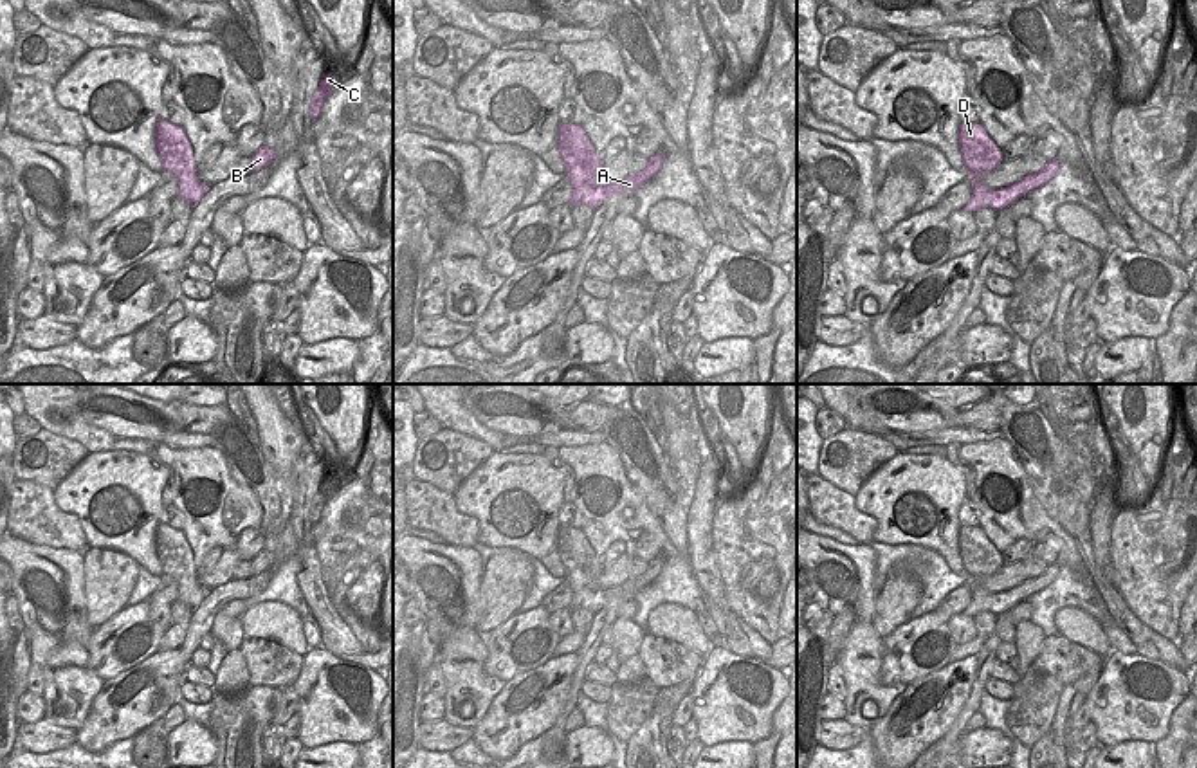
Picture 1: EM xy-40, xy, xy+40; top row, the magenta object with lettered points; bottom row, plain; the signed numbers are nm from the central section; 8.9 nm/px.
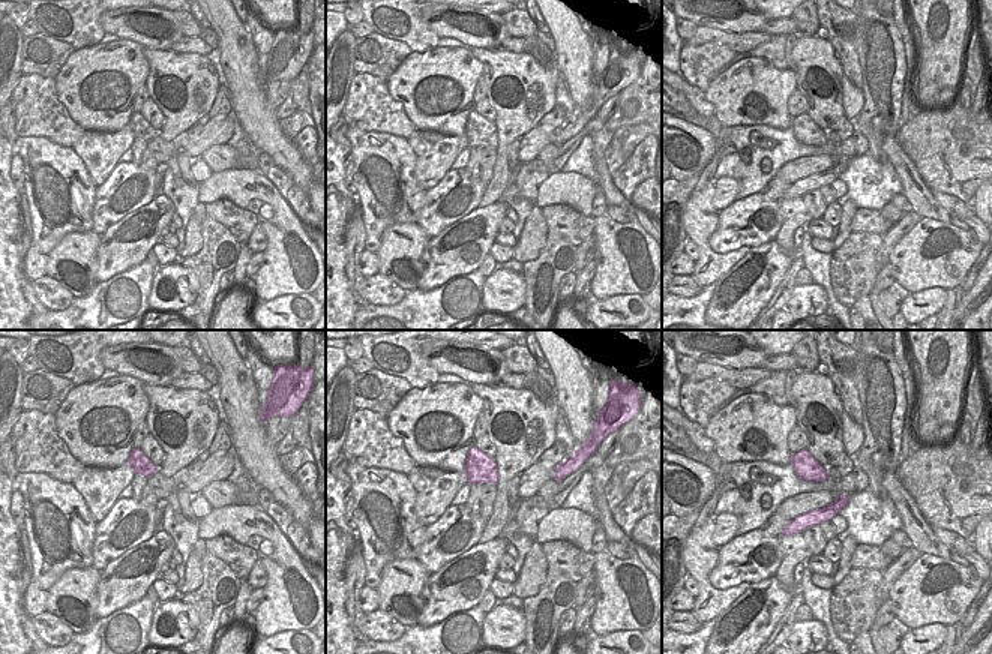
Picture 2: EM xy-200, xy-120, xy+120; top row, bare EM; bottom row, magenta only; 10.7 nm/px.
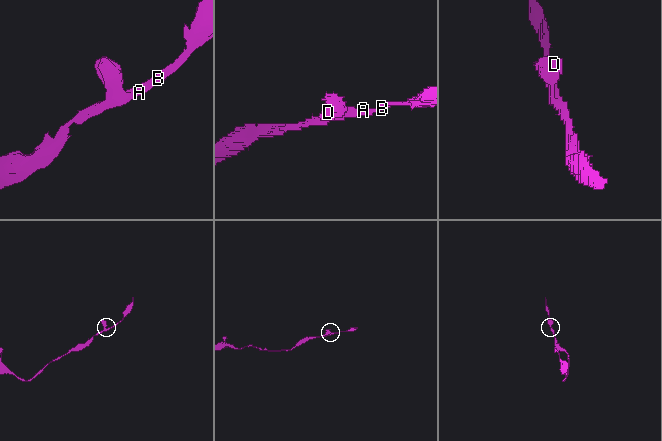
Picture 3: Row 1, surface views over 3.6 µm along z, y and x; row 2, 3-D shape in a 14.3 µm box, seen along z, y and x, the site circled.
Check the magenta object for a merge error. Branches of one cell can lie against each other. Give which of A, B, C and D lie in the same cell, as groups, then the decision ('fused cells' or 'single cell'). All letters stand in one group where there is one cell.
groups A B C D; single cell

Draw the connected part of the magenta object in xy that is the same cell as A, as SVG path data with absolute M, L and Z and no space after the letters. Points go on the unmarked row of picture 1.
M559 526L557 552L566 570L566 579L573 597L568 609L589 609L598 613L611 599L635 595L649 586L662 571L665 557L660 555L647 564L647 570L631 577L617 588L595 588L595 579L602 573L602 564L580 528Z

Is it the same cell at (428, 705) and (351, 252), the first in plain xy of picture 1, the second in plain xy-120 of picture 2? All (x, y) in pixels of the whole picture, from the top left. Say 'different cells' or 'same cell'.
different cells

